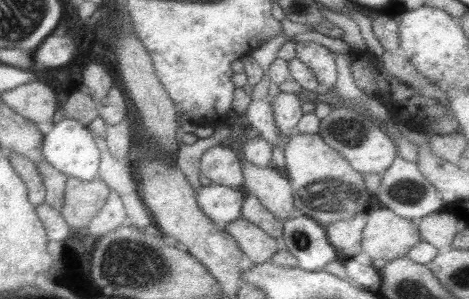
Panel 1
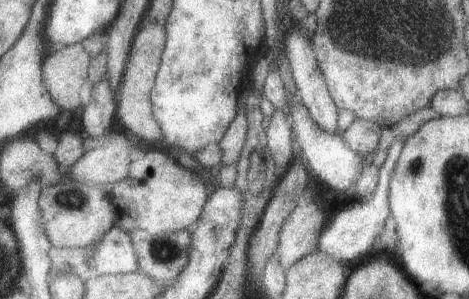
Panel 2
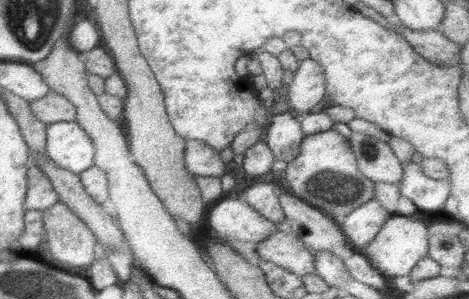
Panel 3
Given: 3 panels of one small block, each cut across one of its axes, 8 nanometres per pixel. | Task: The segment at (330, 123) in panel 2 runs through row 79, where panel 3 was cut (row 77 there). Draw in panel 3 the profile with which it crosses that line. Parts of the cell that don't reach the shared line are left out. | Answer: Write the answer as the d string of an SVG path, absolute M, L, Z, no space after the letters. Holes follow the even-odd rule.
M307 58L299 62L299 68L293 72L293 80L287 86L287 104L289 112L297 118L311 114L311 108L323 100L325 92L325 72L315 60Z

